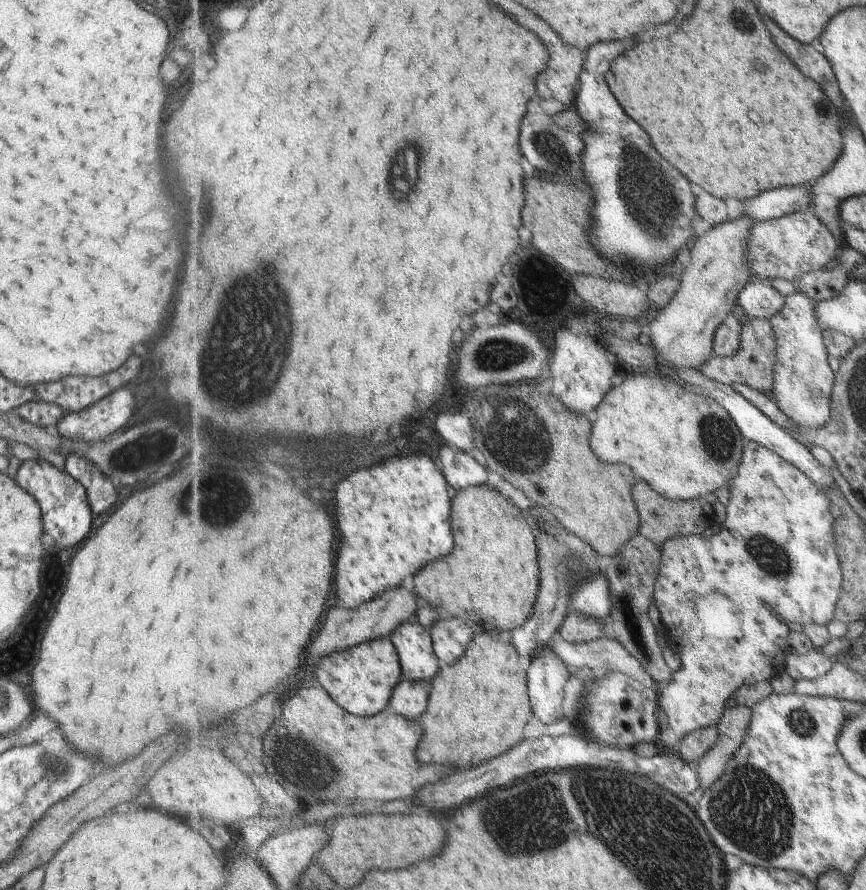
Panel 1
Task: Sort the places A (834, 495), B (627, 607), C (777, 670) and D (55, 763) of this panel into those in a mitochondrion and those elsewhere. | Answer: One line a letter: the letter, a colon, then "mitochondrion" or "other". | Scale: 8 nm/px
A: other
B: mitochondrion
C: other
D: mitochondrion

